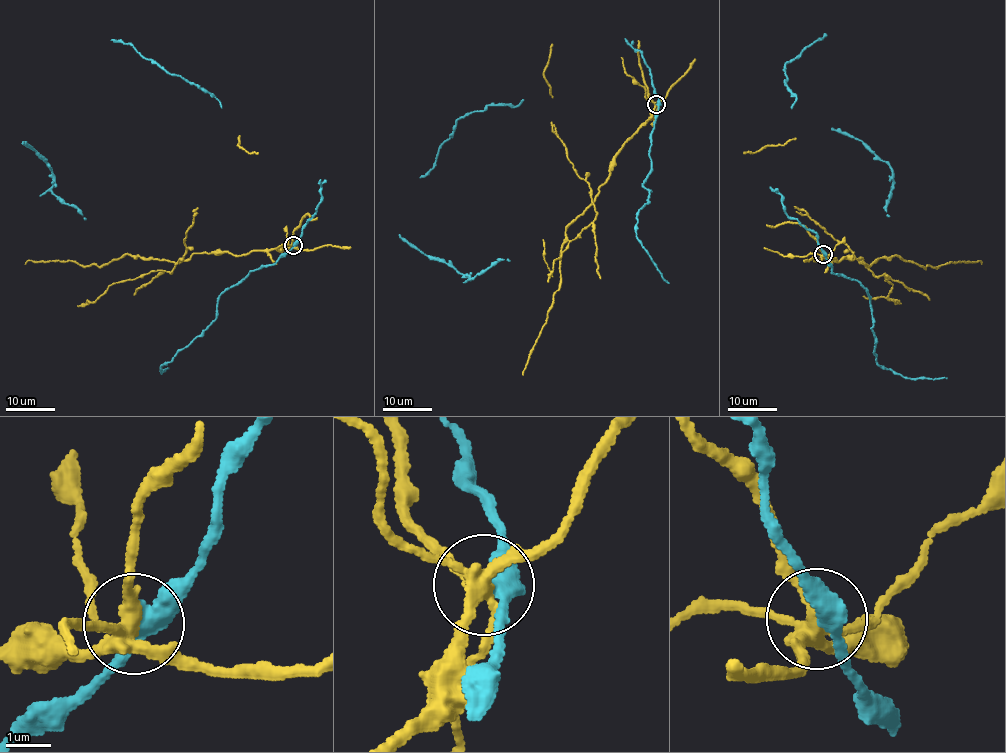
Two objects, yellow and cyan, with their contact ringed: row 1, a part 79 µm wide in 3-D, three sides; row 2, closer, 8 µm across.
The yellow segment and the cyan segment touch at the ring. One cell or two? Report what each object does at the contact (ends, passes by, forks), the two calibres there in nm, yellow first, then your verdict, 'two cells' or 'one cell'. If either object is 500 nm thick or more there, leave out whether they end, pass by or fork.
yellow forks | cyan passes by | 320/360 nm | two cells

